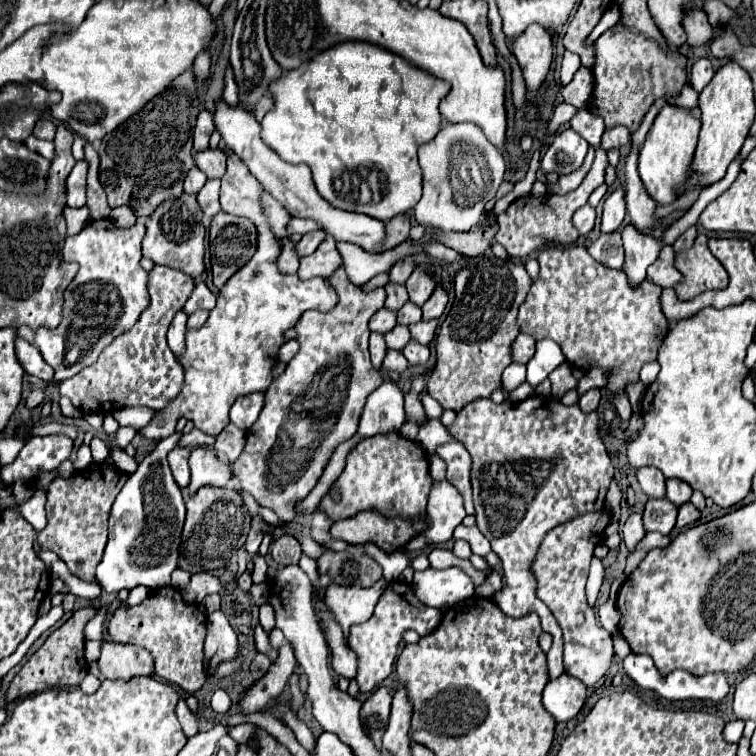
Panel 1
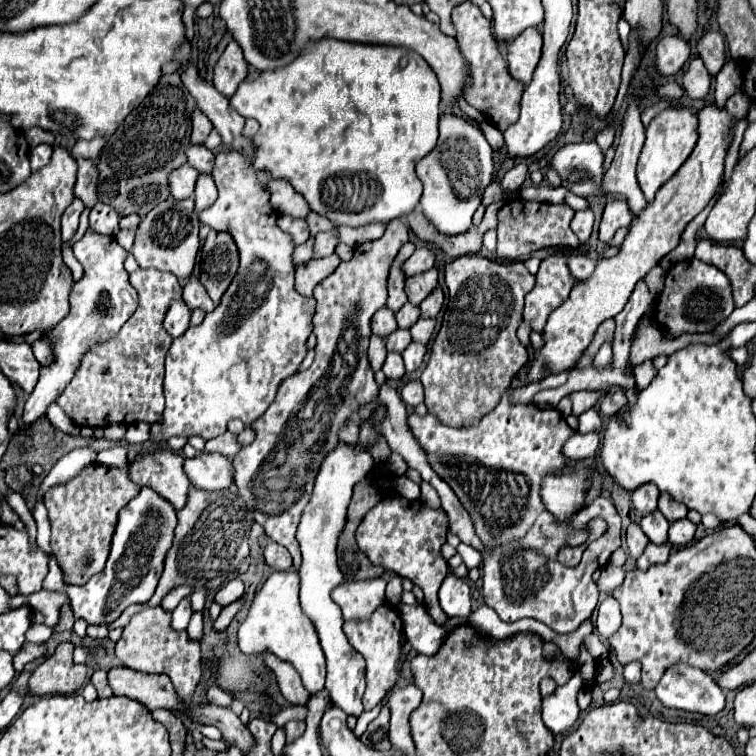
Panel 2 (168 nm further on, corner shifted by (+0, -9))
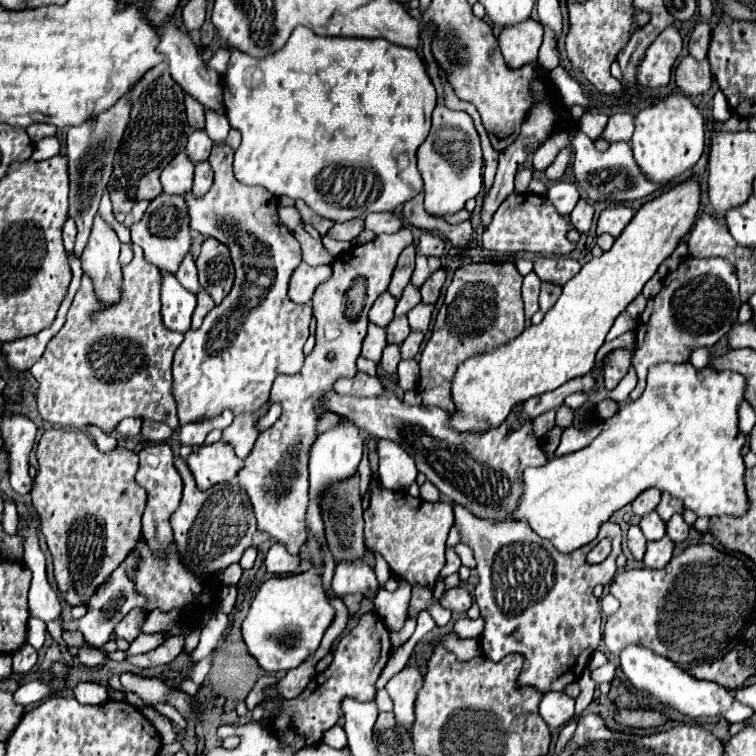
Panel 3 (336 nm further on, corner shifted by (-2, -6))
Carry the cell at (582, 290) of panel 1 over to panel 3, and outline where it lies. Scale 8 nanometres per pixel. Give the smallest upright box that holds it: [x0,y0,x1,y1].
[539,282,561,312]

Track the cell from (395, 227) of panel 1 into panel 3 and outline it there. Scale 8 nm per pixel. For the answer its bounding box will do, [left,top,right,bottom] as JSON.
[237,228,413,556]

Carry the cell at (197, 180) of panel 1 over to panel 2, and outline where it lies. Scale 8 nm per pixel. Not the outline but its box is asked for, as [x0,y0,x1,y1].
[169,163,199,201]

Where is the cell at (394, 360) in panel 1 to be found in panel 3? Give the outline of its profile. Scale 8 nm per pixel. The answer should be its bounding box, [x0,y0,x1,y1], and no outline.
[379,346,401,374]

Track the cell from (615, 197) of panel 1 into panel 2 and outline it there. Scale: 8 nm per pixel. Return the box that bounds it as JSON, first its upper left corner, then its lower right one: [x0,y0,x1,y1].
[599,199,635,243]

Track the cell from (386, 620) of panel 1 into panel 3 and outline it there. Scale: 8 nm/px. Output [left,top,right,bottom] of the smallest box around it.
[265,610,391,750]

